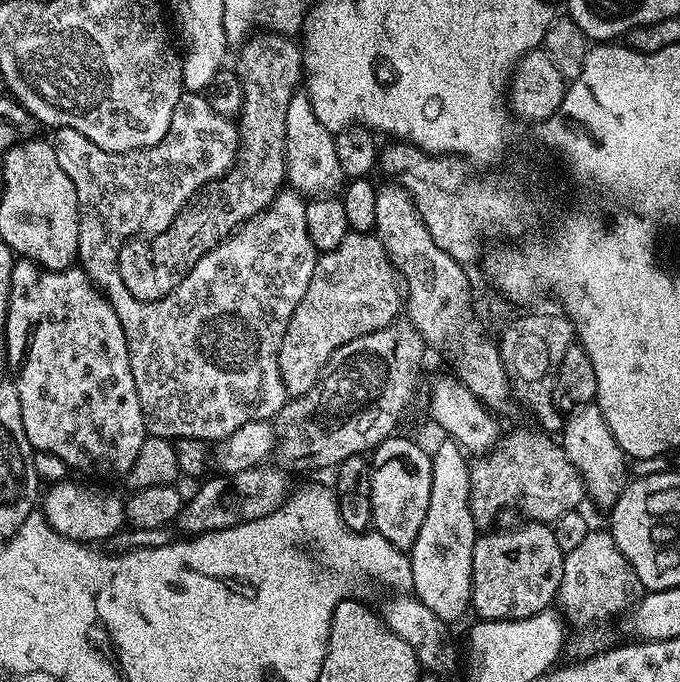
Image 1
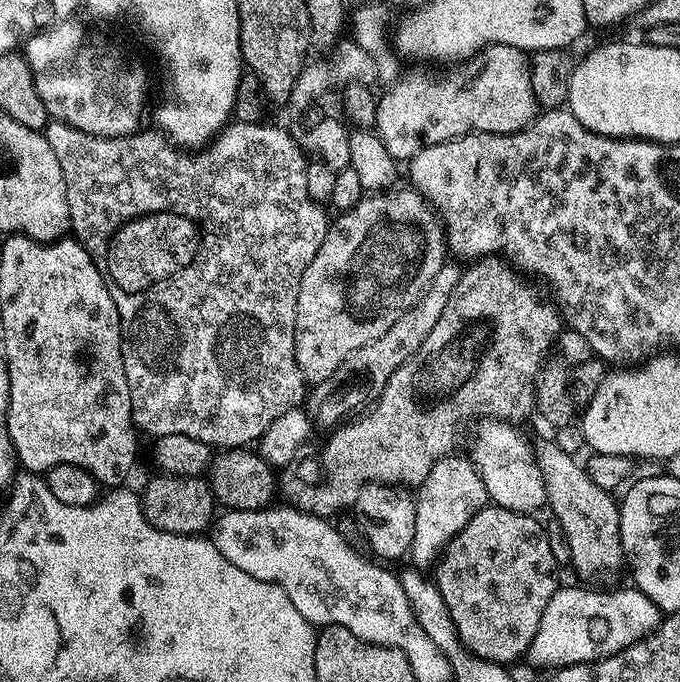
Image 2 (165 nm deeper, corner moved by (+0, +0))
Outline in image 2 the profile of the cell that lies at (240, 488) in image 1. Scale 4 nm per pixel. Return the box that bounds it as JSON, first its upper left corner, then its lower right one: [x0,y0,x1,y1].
[279,255,562,518]

